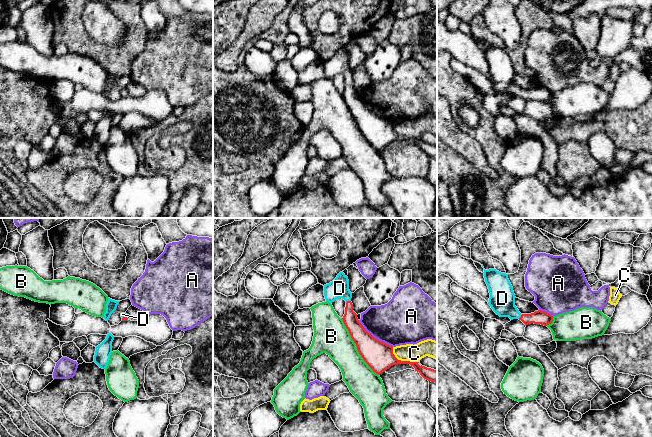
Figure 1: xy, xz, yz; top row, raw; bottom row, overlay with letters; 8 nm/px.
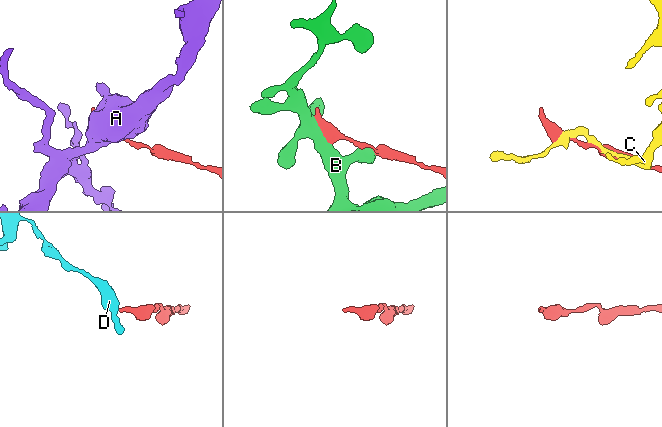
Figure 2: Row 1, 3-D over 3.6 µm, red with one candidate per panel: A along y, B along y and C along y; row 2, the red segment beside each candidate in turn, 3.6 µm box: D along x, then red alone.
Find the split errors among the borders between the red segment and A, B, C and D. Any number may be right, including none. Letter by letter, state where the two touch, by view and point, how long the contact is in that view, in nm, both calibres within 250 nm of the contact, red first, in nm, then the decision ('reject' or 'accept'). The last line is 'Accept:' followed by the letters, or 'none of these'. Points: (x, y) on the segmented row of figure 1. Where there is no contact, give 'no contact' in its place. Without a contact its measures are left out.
A: contact xz (373, 337); length 360 nm; calibres 220 and 360 nm; reject
B: contact xz (357, 347); length 550 nm; calibres 220 and 280 nm; reject
C: contact xz (402, 361); length 240 nm; calibres 220 and 140 nm; reject
D: contact xz (348, 301); length 40 nm; calibres 120 and 160 nm; accept
Accept: D

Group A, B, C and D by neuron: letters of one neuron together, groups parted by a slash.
A / B / C / D

